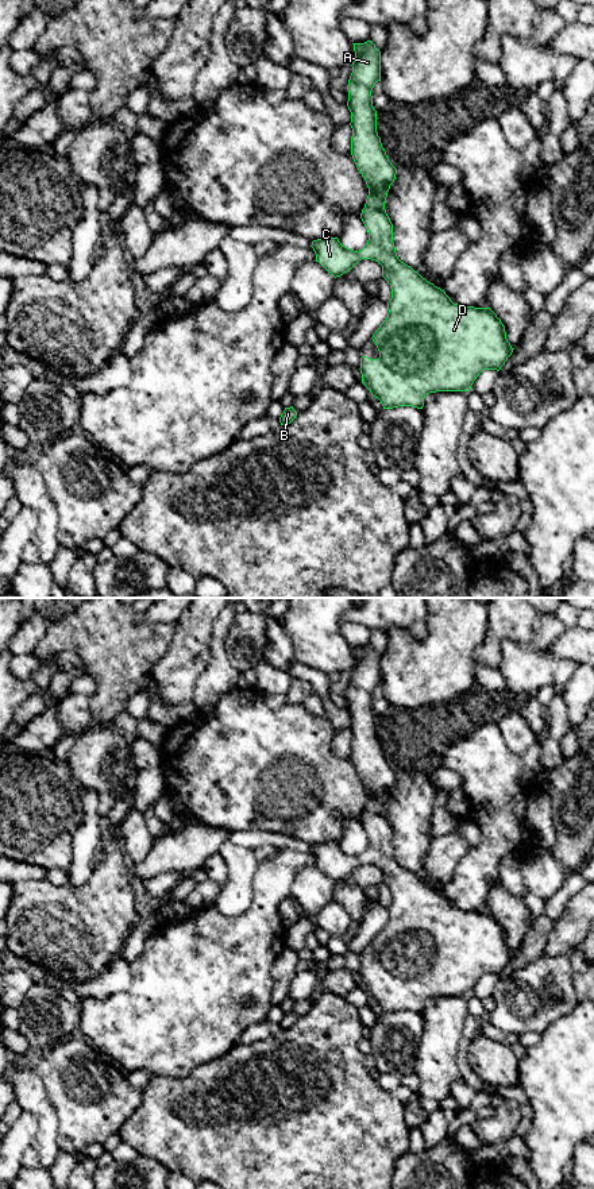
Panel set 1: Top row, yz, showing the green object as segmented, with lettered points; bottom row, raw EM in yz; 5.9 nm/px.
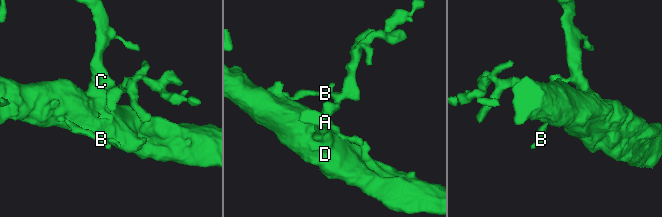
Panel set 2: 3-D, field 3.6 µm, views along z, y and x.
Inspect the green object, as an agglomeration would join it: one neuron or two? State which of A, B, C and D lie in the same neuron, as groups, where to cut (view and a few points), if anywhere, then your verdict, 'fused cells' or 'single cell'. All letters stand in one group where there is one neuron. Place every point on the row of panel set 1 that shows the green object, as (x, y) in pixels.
groups A B C D; cut none; single cell

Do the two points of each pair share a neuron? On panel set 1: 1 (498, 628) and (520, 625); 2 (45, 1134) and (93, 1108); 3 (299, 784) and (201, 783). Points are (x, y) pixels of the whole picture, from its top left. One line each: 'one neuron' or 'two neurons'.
1: one neuron
2: two neurons
3: one neuron

